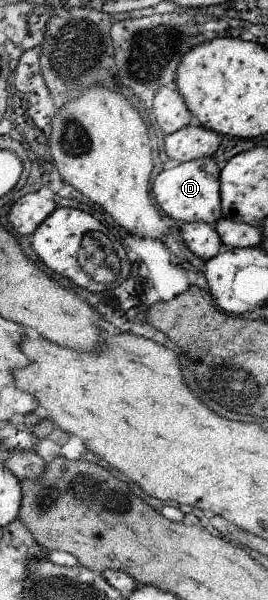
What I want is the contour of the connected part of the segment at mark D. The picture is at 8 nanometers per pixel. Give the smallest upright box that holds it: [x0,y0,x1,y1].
[155,157,223,226]

